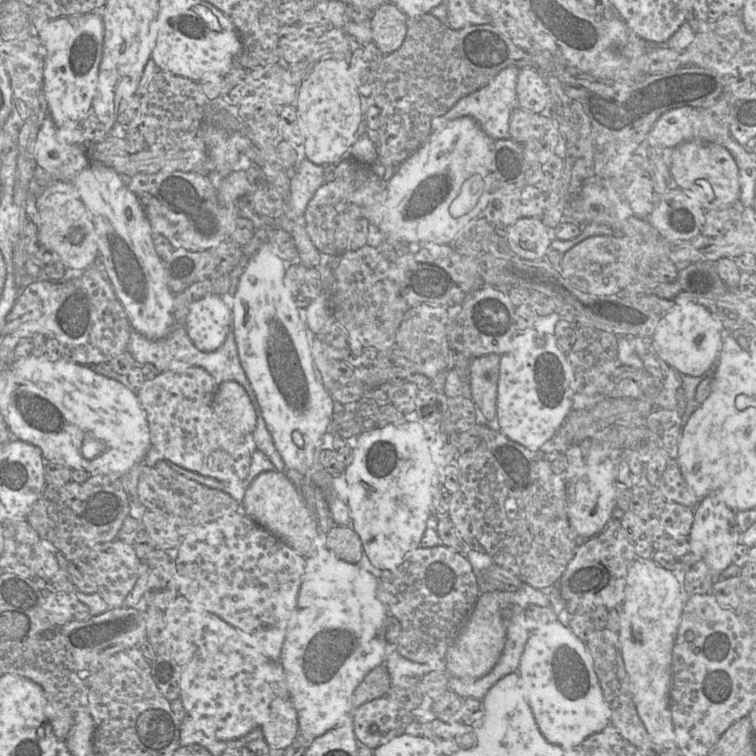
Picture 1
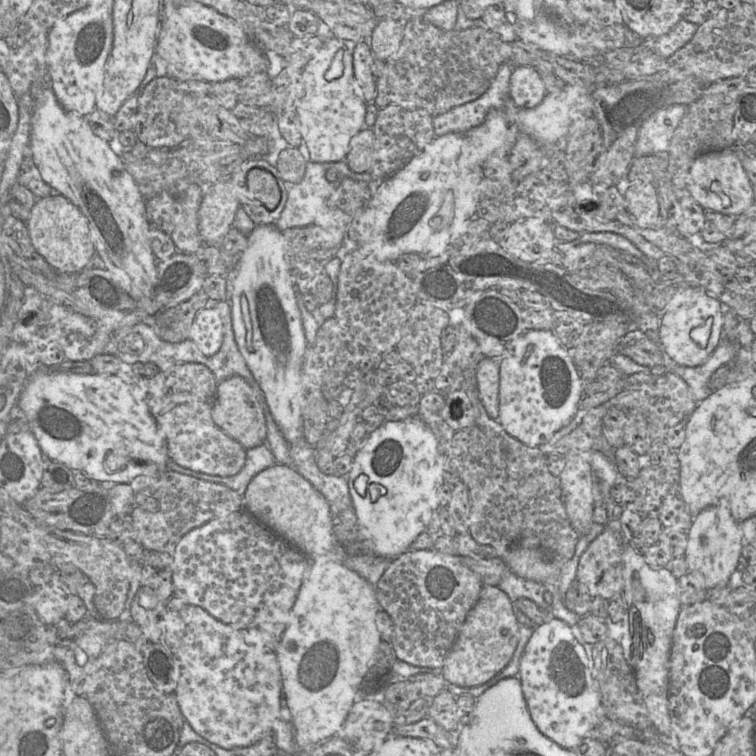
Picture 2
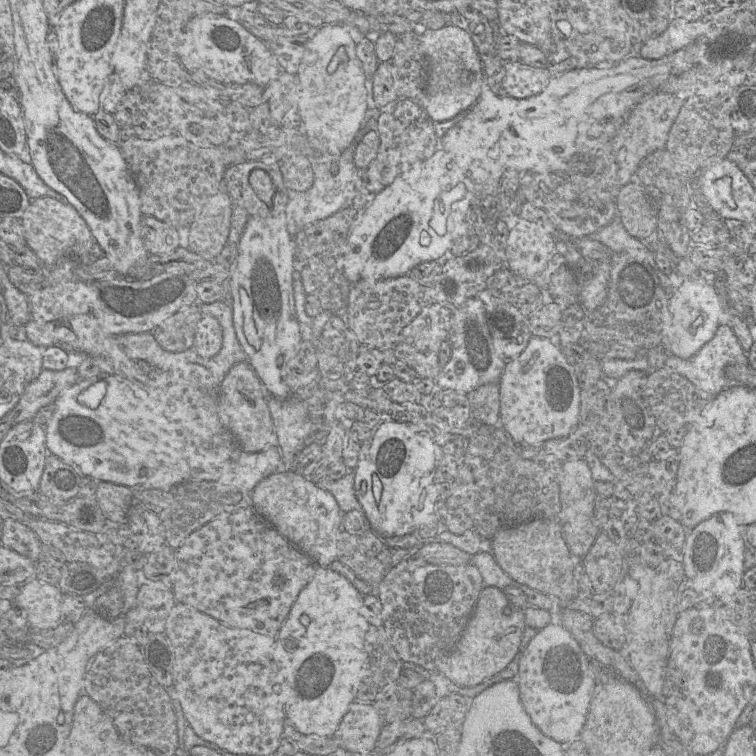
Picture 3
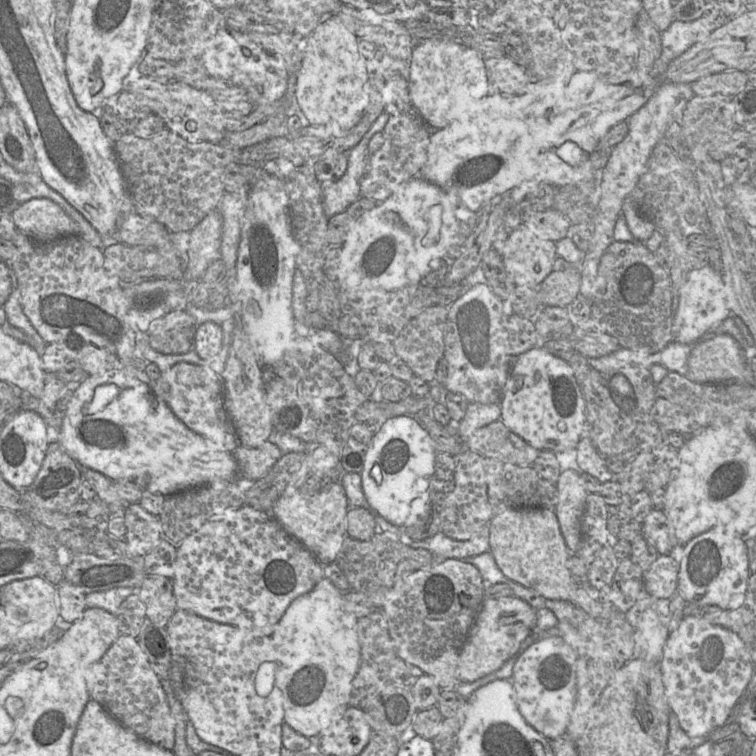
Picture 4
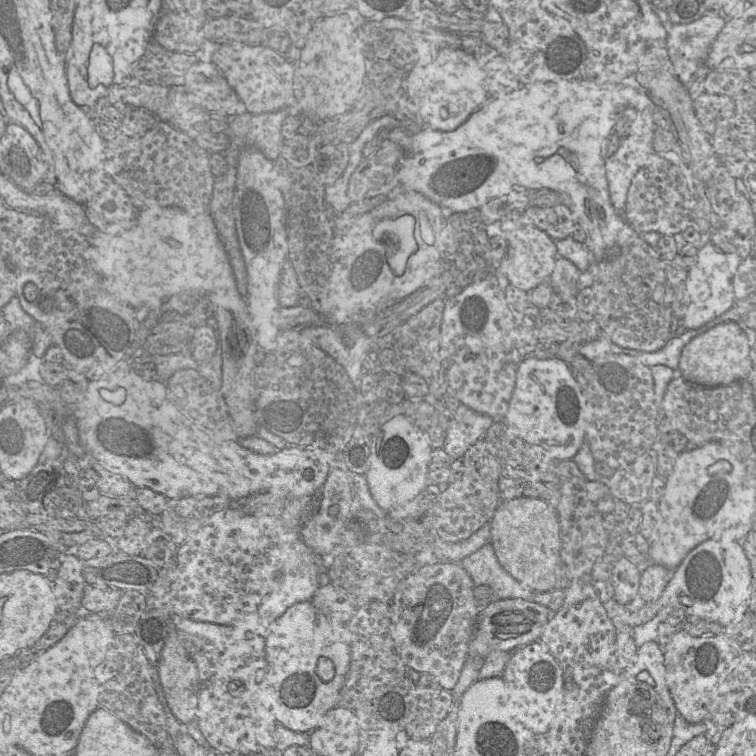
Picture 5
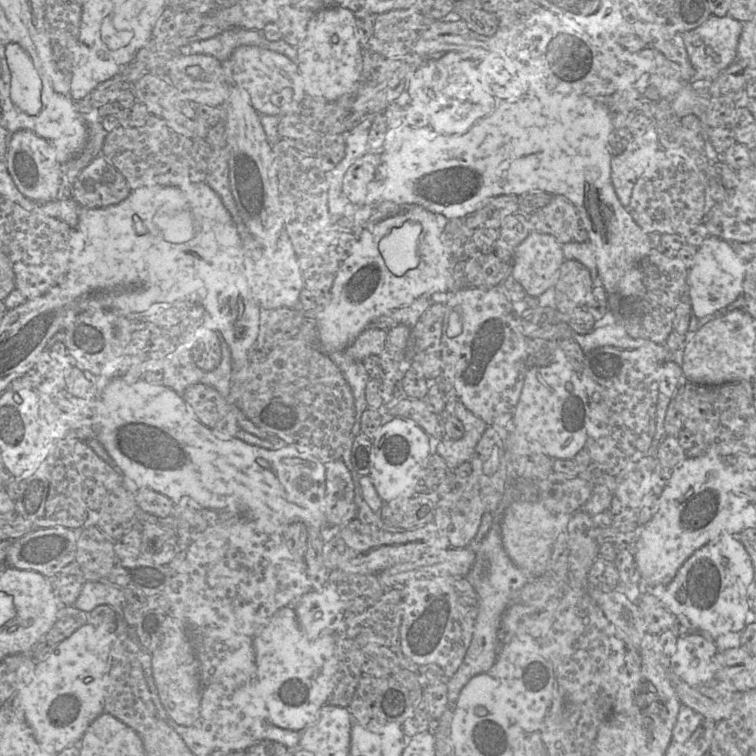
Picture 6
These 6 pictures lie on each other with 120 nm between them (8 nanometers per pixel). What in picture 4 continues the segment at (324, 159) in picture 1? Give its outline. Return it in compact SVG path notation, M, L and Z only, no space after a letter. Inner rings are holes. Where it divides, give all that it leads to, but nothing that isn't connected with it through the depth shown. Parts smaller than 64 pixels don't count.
M327 19L308 36L297 74L295 98L299 107L310 125L330 128L332 136L342 136L350 131L369 103L367 65L359 52L357 40L340 19Z

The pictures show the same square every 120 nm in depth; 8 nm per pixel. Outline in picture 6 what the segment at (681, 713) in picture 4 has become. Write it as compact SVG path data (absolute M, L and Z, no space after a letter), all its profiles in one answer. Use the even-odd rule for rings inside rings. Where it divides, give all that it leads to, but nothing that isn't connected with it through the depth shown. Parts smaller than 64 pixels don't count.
M704 633L678 637L676 650L669 658L669 672L689 686L712 683L718 651L715 641Z

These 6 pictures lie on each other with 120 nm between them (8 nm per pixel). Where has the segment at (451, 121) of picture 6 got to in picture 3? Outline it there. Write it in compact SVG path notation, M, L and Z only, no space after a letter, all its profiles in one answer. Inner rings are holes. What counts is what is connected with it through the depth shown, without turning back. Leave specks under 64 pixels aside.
M459 26L439 29L422 28L420 51L425 59L425 86L419 105L432 122L452 120L468 111L479 99L484 84L483 66L469 34Z

